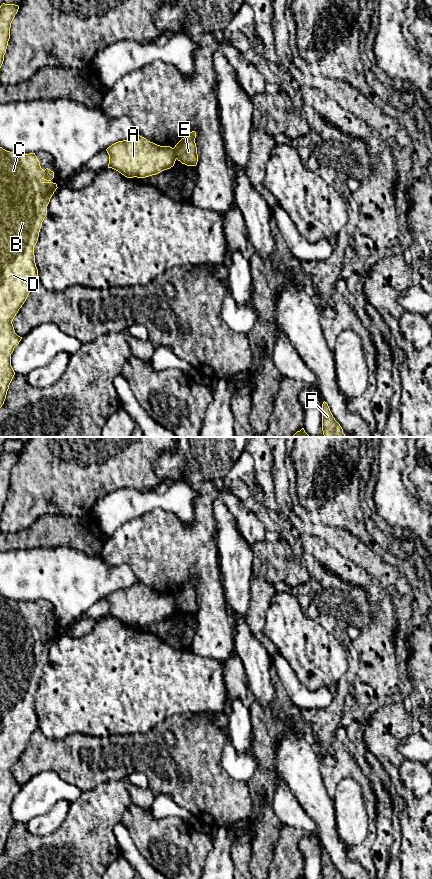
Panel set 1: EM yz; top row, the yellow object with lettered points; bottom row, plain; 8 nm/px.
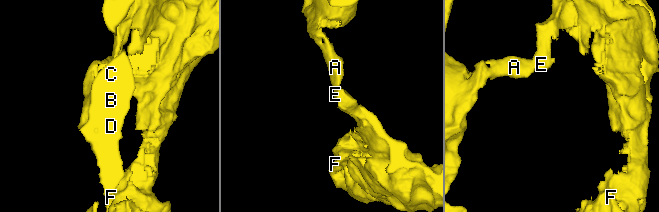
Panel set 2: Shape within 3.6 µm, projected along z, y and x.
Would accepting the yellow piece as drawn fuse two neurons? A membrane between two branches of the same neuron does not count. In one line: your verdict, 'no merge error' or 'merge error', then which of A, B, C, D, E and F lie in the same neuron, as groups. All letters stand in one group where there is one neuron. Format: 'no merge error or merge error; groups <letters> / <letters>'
merge error; groups A B C D / E F

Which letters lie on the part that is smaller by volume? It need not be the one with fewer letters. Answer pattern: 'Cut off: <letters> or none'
Cut off: E, F

